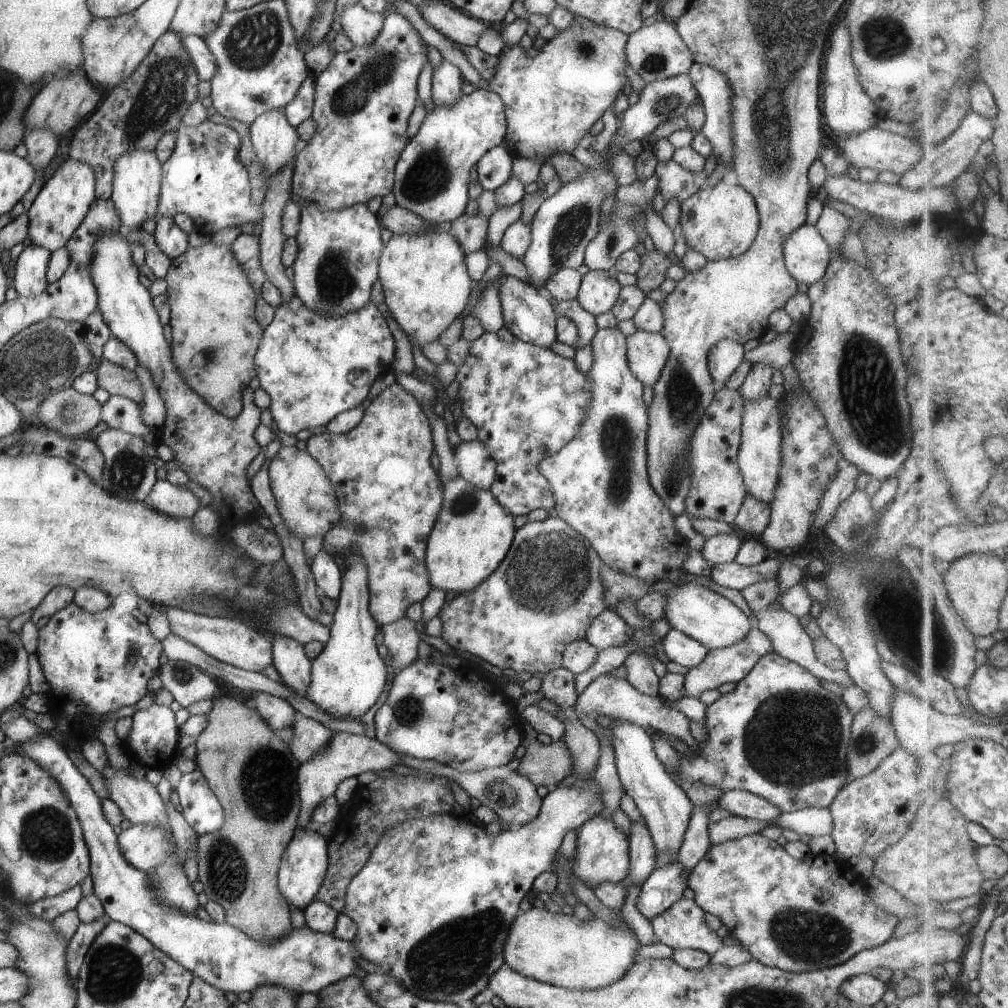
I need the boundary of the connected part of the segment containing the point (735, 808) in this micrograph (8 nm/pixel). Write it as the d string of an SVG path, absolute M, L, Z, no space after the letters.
M743 790L723 791L716 804L720 810L727 810L731 815L761 822L771 822L781 814L779 808L765 798Z

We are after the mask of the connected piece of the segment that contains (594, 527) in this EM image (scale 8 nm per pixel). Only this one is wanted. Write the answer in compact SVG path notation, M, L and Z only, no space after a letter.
M608 327L605 329L598 329L595 335L589 342L592 352L592 365L587 371L587 382L589 382L589 404L581 416L581 422L577 426L577 432L575 436L567 442L558 452L547 456L545 460L542 460L537 465L537 472L541 472L543 477L549 482L553 494L553 508L557 513L557 517L561 518L571 530L575 530L577 534L583 536L585 540L589 541L593 550L602 564L607 564L609 568L613 570L619 570L624 574L629 574L633 578L637 578L639 582L645 582L645 584L651 584L652 586L664 585L668 583L668 579L675 579L680 572L685 572L682 569L683 560L687 558L688 547L686 541L677 534L677 530L673 528L675 518L673 514L669 514L669 510L665 508L665 504L659 500L655 495L655 492L651 490L649 482L647 482L647 462L645 454L645 444L648 430L647 410L642 400L642 385L639 380L634 379L633 374L628 370L627 362L625 360L625 336L617 330L616 327Z

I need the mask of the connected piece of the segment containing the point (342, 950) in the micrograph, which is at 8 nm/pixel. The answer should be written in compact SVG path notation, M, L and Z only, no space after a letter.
M50 733L35 736L33 740L15 742L14 745L15 754L33 760L33 764L41 766L49 774L49 778L57 782L69 806L73 808L89 852L93 894L99 900L105 917L127 926L149 940L171 960L187 968L192 977L197 976L223 993L232 992L235 995L249 992L259 984L273 984L301 995L318 993L321 988L353 974L357 967L357 950L351 942L333 938L331 933L313 932L305 927L293 929L273 942L257 942L225 922L203 922L193 914L183 914L177 908L163 906L151 894L143 871L131 868L123 860L117 848L113 827L103 818L100 801L89 782L69 760L66 749Z

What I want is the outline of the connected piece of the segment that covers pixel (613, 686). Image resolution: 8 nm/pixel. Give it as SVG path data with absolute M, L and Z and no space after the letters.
M601 674L597 676L584 690L581 695L577 695L575 700L575 714L577 718L581 716L607 716L610 718L621 718L621 720L627 720L631 724L637 724L637 726L652 727L659 732L665 734L671 734L677 739L682 739L689 748L693 750L699 750L698 743L691 737L688 730L688 720L686 717L677 712L671 710L660 703L659 696L649 697L641 695L637 690L634 690L633 686L629 685L627 680L617 678L609 674Z

